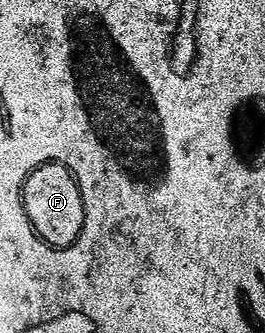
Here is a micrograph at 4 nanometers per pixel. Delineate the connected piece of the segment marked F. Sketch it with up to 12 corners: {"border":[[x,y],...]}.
{"border":[[41,165],[23,180],[38,238],[67,249],[88,223],[75,174]]}

